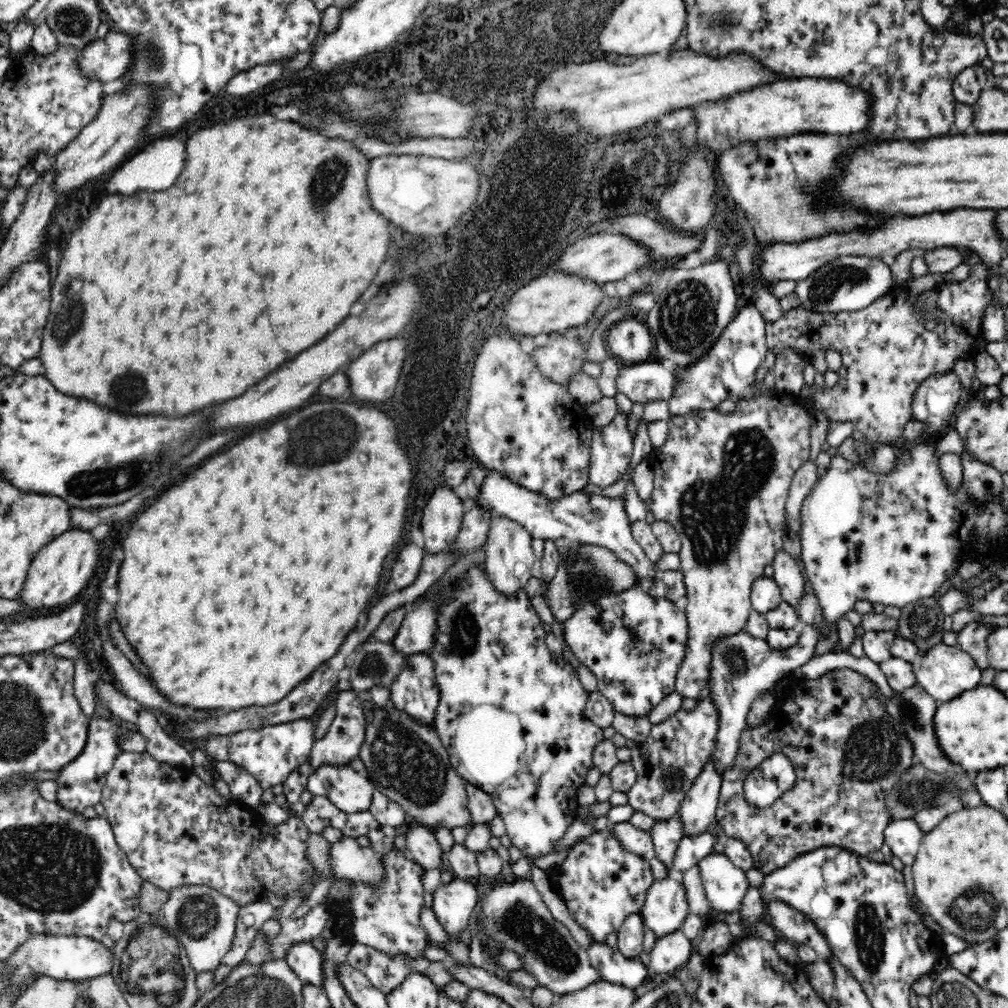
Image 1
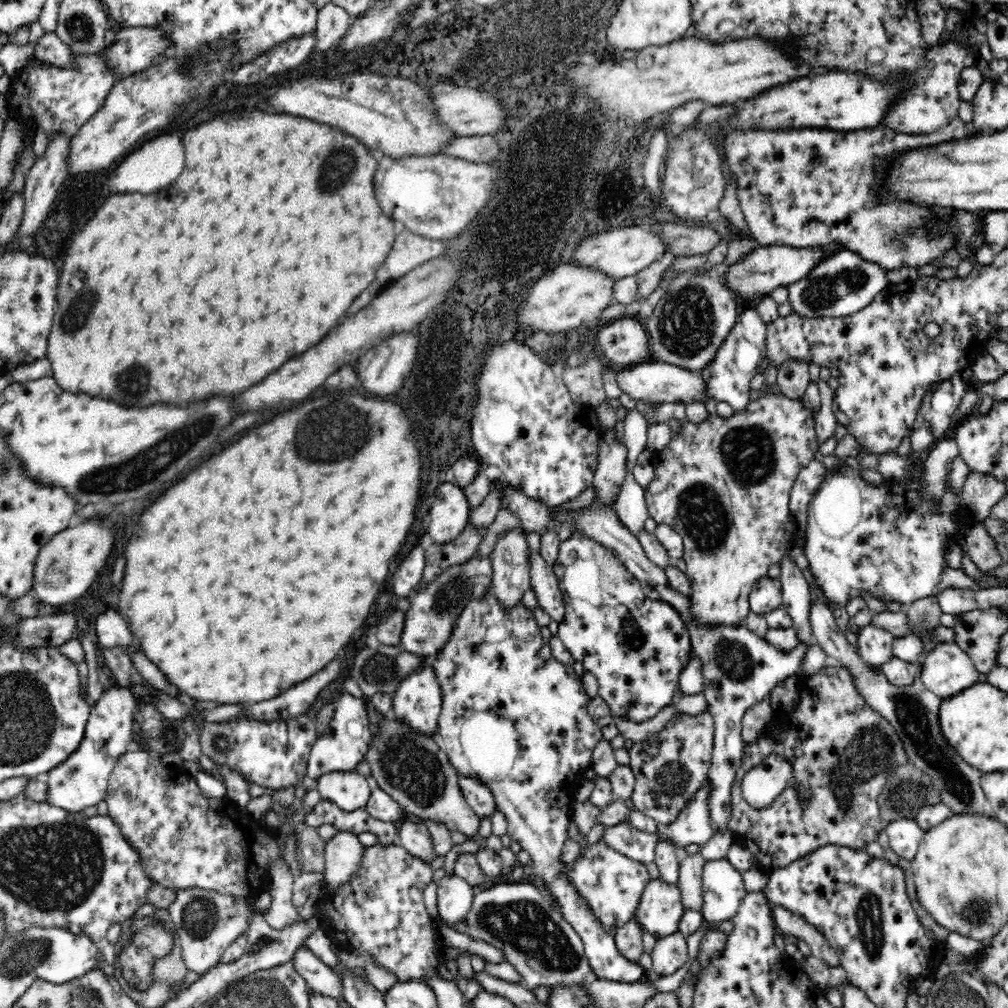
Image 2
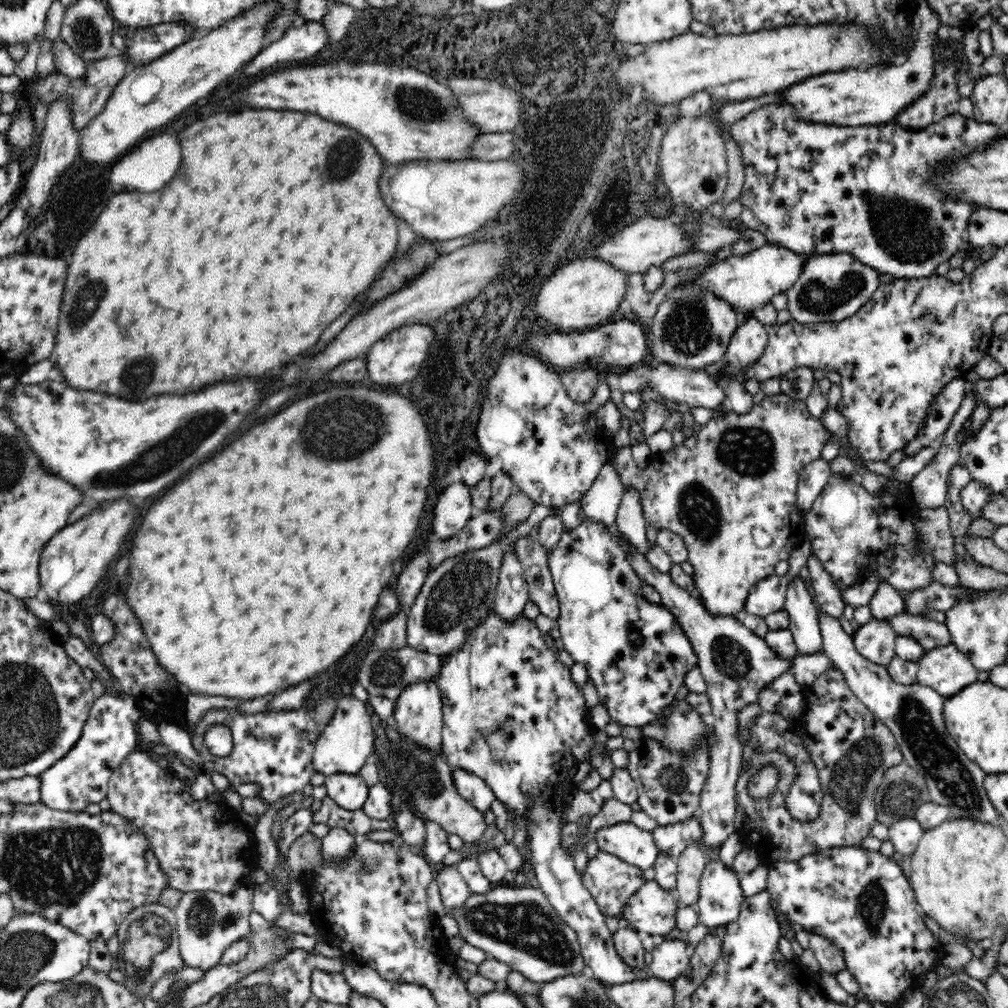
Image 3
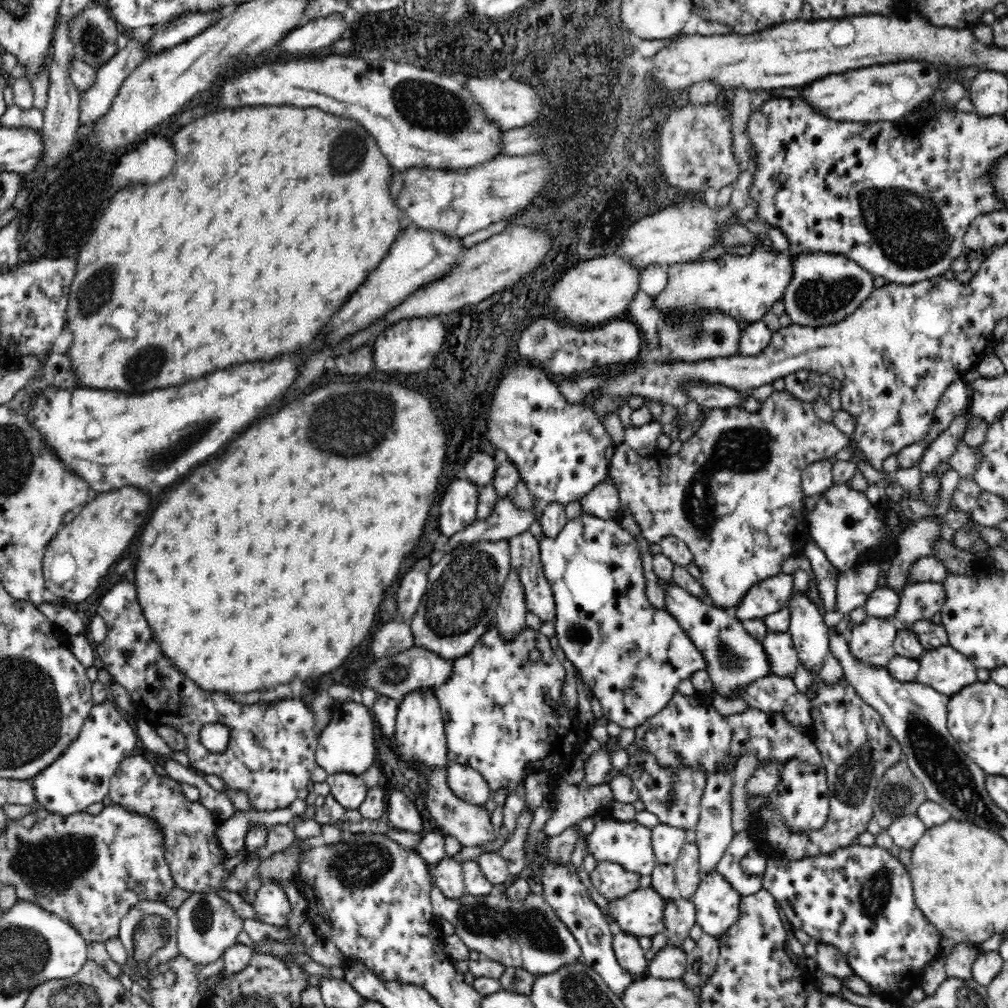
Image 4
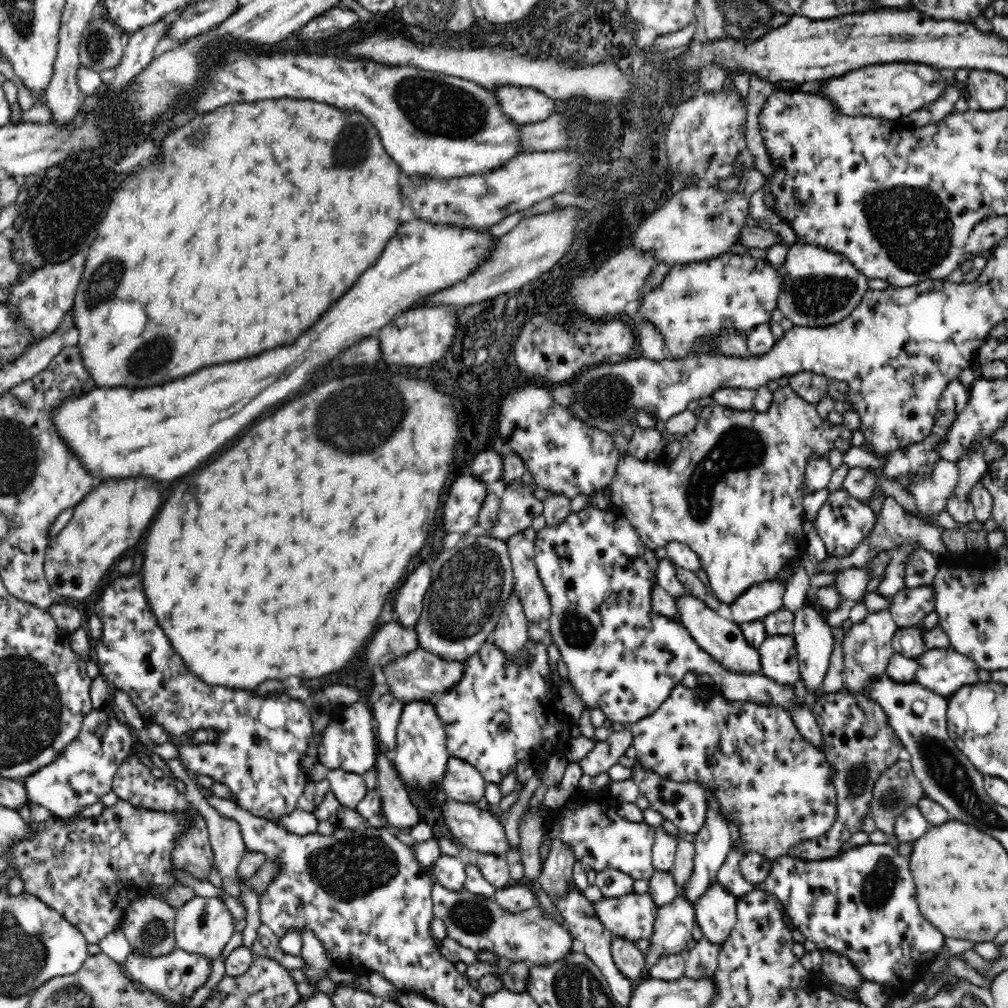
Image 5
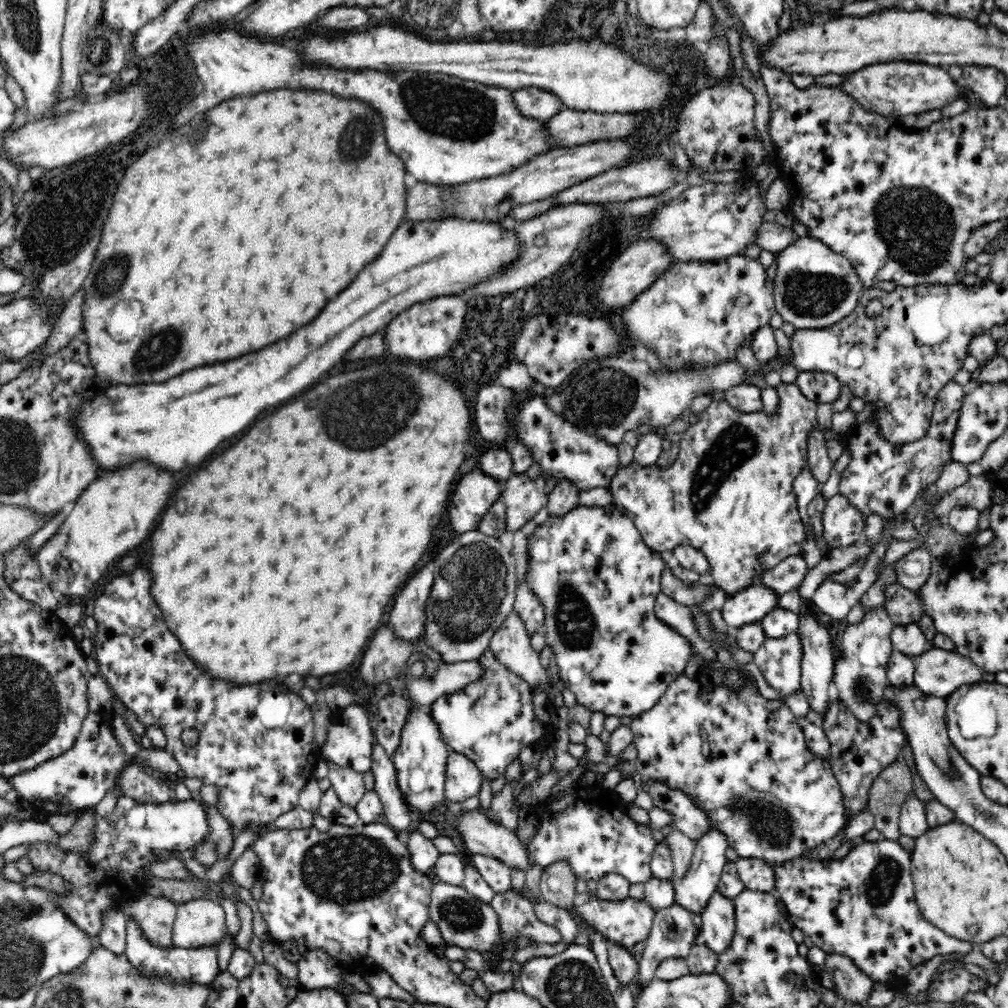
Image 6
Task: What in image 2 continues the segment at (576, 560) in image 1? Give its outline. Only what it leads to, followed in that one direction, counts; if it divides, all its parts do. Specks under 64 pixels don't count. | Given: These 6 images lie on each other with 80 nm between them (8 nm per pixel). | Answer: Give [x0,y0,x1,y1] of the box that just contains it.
[530,555,565,624]

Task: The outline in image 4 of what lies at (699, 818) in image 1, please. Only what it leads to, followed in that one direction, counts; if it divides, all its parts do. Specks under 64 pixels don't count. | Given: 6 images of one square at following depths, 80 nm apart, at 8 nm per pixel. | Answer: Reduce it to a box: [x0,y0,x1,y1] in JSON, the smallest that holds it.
[651,823,693,864]

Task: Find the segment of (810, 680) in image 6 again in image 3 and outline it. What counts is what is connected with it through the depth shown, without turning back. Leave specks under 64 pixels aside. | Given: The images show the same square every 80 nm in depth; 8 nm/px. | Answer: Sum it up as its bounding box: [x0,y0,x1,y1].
[784,575,821,654]

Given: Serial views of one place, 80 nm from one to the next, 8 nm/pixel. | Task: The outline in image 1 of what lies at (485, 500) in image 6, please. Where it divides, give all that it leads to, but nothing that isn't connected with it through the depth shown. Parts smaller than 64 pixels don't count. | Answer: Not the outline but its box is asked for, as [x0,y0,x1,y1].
[420,485,466,556]

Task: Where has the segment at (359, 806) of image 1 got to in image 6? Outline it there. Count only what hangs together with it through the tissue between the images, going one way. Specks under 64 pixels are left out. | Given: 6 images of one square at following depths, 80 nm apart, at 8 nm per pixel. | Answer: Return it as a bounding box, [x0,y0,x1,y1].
[327,761,367,807]

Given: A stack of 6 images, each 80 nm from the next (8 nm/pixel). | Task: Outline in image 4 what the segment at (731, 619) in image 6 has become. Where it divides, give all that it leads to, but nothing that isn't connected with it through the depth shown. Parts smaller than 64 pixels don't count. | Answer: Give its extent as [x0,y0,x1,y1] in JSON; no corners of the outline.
[734,573,794,621]

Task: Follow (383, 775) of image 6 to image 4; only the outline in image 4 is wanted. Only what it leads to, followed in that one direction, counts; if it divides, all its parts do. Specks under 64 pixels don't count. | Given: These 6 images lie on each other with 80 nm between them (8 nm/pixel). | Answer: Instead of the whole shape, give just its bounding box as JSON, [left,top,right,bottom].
[383,783,424,834]

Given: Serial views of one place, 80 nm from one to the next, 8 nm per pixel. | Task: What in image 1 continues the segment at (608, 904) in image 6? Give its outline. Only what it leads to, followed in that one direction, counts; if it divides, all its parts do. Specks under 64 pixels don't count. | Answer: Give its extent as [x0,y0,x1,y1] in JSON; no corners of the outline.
[640,877,689,937]

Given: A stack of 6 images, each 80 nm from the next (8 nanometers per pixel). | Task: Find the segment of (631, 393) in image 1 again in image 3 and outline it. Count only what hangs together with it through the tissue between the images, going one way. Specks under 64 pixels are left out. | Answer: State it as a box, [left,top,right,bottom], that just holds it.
[617,363,725,409]

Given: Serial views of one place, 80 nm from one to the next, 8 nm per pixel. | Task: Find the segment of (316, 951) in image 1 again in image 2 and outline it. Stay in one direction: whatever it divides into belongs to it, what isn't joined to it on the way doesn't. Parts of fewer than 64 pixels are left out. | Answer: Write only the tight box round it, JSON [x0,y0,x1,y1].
[290,946,343,999]

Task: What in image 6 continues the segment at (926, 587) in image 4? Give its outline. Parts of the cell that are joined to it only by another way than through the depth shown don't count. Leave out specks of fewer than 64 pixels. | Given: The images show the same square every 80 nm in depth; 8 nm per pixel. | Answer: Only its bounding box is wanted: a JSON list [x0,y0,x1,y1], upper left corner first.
[883,583,923,626]

